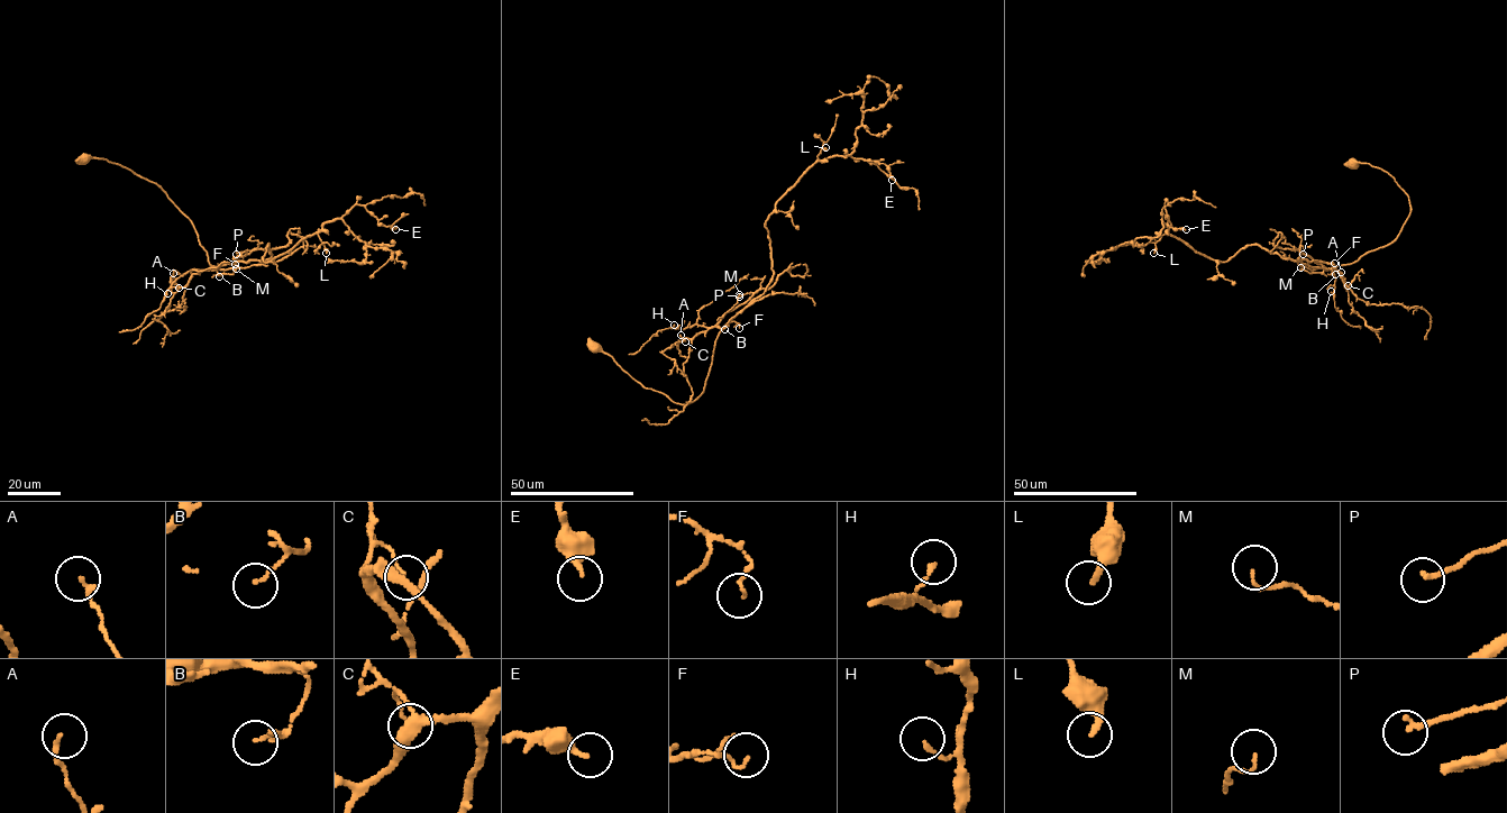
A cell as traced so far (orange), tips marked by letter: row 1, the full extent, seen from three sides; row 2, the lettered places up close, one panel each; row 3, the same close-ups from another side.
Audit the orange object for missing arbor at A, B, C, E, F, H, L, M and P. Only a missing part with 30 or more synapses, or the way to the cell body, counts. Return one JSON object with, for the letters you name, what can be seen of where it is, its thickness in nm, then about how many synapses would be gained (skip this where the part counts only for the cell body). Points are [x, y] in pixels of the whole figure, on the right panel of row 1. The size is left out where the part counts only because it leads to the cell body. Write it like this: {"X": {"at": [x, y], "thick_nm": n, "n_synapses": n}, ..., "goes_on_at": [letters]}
{"L": {"at": [1153, 253], "thick_nm": 280, "n_synapses": 30}, "goes_on_at": ["L"]}

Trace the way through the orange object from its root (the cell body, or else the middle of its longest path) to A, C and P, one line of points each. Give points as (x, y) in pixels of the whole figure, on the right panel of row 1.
A: (1352, 164), (1369, 163), (1389, 174), (1408, 197), (1410, 213), (1393, 241), (1333, 268), (1344, 285), (1341, 272)
C: (1352, 164), (1369, 163), (1389, 174), (1408, 197), (1410, 213), (1393, 241), (1333, 268), (1348, 285)
P: (1352, 164), (1386, 171), (1408, 197), (1410, 213), (1400, 233), (1386, 245), (1331, 268), (1303, 254)

